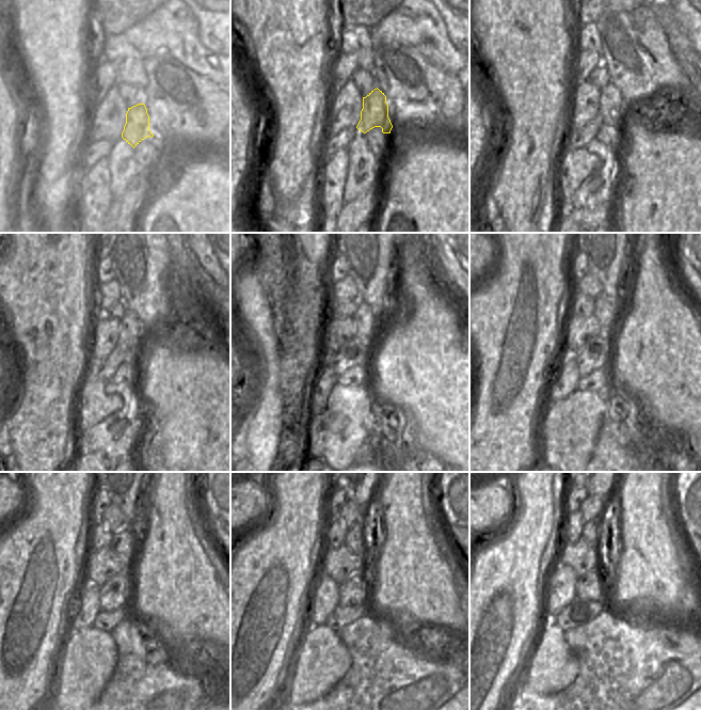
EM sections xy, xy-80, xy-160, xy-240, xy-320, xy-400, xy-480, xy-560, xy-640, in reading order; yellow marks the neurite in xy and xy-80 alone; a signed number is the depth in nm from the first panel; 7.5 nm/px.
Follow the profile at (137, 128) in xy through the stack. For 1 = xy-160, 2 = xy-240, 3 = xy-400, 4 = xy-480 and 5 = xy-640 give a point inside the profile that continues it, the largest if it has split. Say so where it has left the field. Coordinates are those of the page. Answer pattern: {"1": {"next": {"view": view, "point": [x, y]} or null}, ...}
{"1": {"next": {"view": "xy-160", "point": [612, 108]}}, "2": {"next": {"view": "xy-240", "point": [131, 332]}}, "3": {"next": {"view": "xy-400", "point": [606, 313]}}, "4": {"next": {"view": "xy-480", "point": [123, 542]}}, "5": {"next": {"view": "xy-640", "point": [592, 531]}}}

